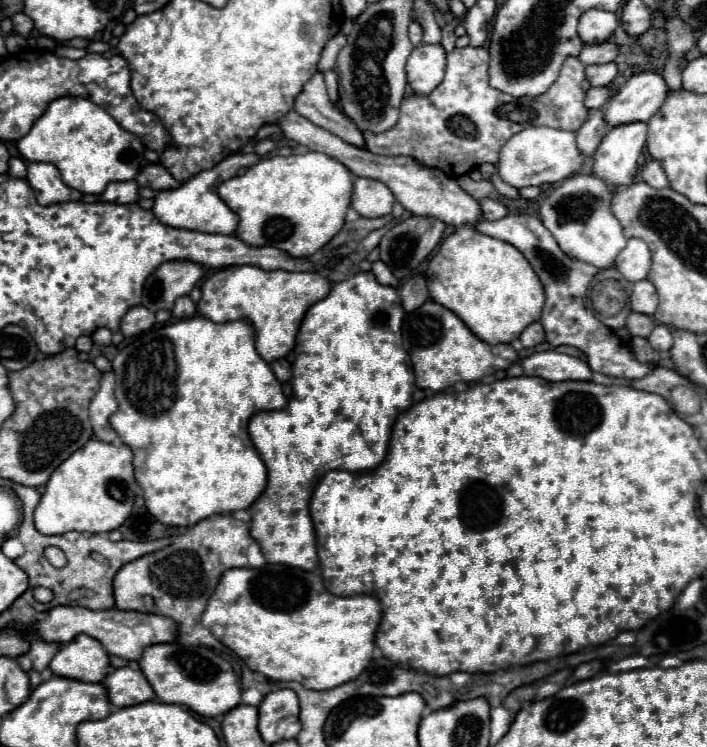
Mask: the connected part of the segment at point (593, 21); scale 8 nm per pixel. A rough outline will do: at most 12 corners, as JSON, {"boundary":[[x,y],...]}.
{"boundary":[[587,9],[577,33],[583,43],[607,41],[619,25],[617,13]]}

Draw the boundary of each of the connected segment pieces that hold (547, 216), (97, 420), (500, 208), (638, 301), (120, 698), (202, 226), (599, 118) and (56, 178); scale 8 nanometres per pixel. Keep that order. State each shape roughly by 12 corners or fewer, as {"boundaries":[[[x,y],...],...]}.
{"boundaries":[[[585,173],[539,201],[561,251],[597,269],[627,245],[615,185]],[[101,373],[91,399],[93,433],[105,443],[117,441],[109,417],[117,411],[115,373]],[[481,199],[481,215],[495,221],[507,215],[507,207],[495,199]],[[637,281],[631,293],[631,309],[653,315],[657,309],[655,285]],[[131,667],[107,675],[109,701],[129,707],[155,699],[145,675]],[[229,155],[179,189],[153,213],[169,227],[233,235],[239,223],[217,187],[259,161]],[[589,109],[577,131],[577,147],[593,155],[609,123],[601,109]],[[29,163],[39,205],[79,201],[53,163]]]}

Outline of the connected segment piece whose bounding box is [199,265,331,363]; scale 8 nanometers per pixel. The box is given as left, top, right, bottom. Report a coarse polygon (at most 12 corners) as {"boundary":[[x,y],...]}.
{"boundary":[[225,267],[199,311],[249,319],[257,353],[287,357],[307,309],[331,289],[313,271]]}

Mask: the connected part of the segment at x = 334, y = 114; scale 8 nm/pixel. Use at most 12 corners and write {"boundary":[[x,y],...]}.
{"boundary":[[321,71],[295,97],[313,125],[365,149],[361,131],[331,105]]}

